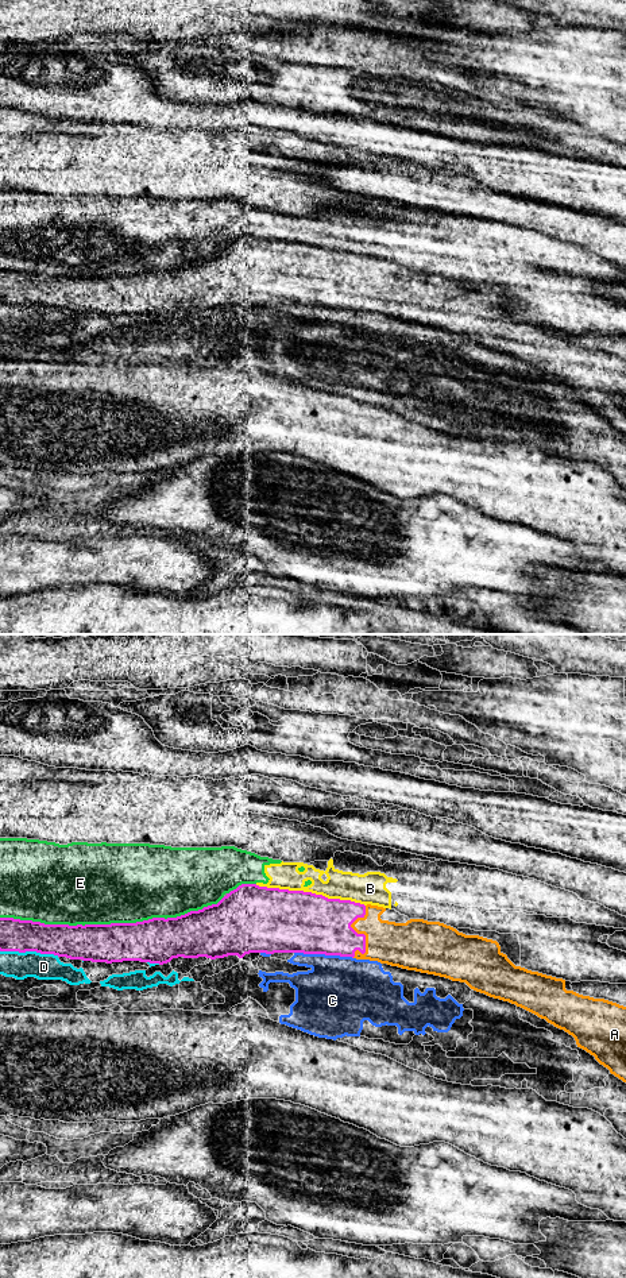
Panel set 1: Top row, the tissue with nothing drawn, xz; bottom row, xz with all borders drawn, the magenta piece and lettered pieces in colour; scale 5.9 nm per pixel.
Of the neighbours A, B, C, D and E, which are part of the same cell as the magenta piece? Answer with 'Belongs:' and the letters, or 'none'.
Belongs: A

